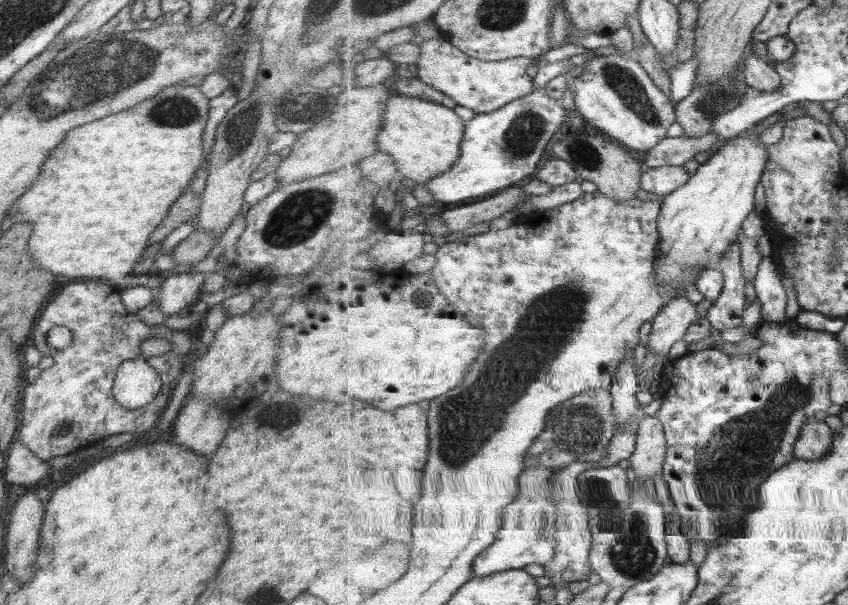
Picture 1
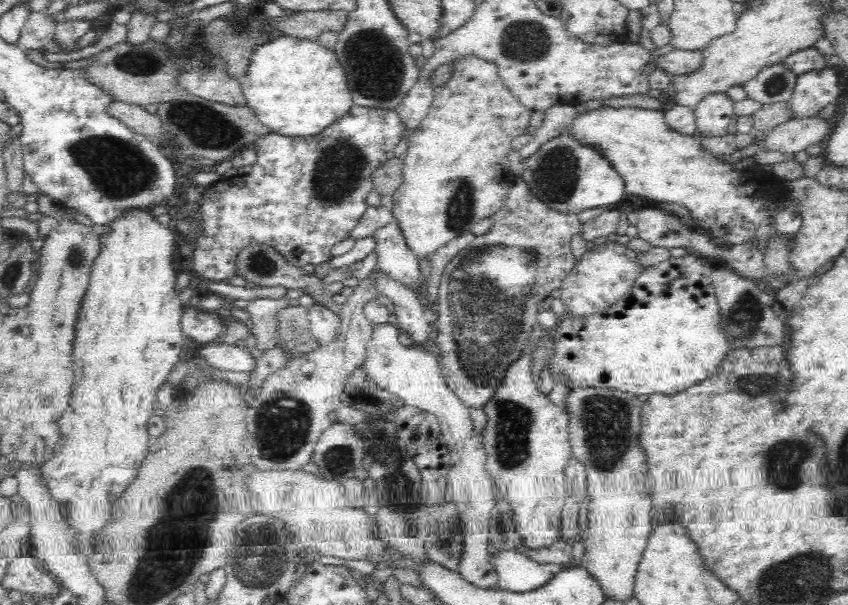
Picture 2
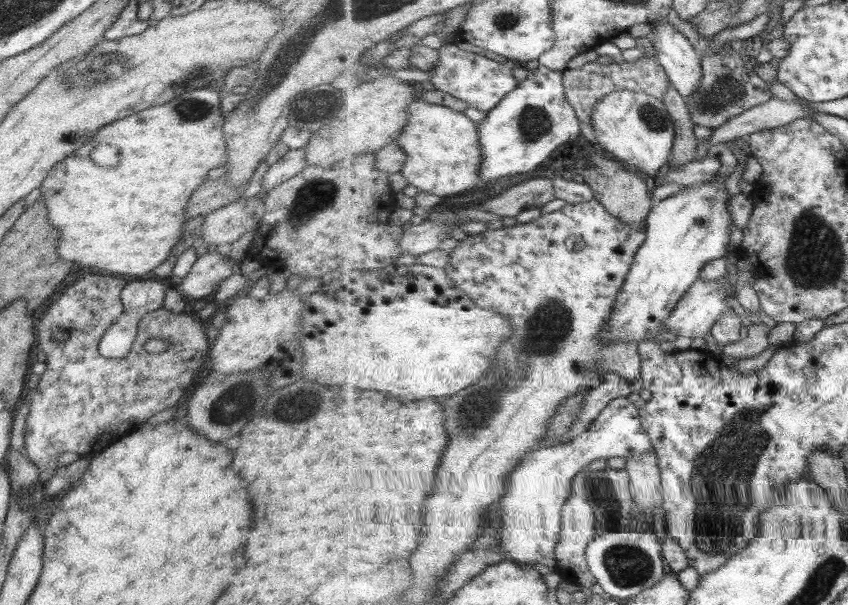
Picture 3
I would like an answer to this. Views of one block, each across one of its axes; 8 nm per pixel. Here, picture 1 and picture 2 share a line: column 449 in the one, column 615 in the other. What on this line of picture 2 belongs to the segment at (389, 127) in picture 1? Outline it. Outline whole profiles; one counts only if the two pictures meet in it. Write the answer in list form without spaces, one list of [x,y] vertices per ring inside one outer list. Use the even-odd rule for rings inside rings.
[[[600,107],[588,110],[584,114],[575,113],[566,129],[560,129],[556,138],[569,136],[576,144],[594,148],[614,168],[615,172],[624,180],[624,190],[628,194],[651,199],[658,203],[674,203],[689,210],[689,217],[695,229],[704,230],[711,225],[728,225],[729,244],[736,245],[748,240],[757,240],[762,249],[767,248],[769,239],[777,231],[773,226],[773,217],[780,211],[774,209],[774,203],[781,202],[783,209],[795,210],[795,206],[781,196],[782,181],[778,181],[773,173],[757,171],[755,165],[743,171],[734,171],[733,166],[720,160],[718,155],[708,152],[700,140],[693,136],[683,136],[673,132],[664,120],[663,110],[650,108],[610,108]]]

